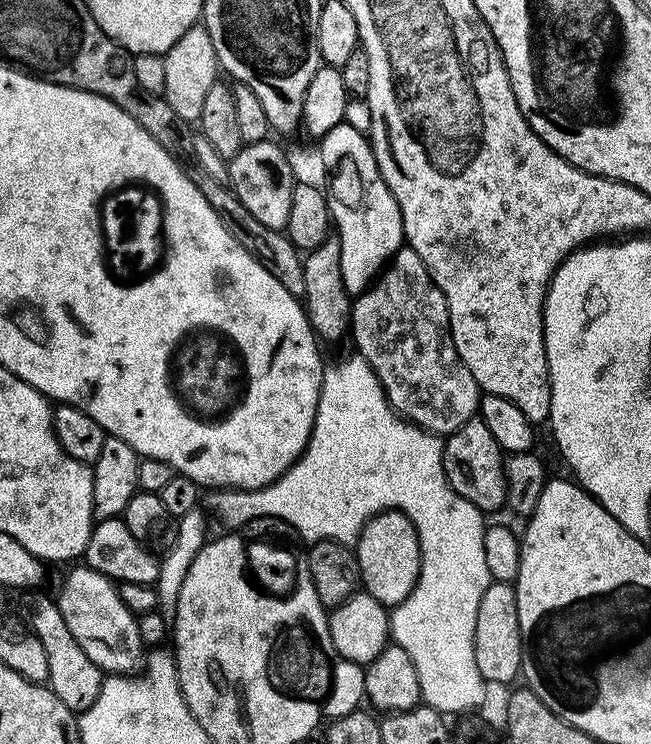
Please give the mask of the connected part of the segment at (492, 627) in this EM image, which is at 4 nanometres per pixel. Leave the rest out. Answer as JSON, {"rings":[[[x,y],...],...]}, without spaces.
{"rings":[[[489,583],[475,618],[475,661],[487,683],[504,684],[521,673],[521,627],[518,626],[516,589],[511,583]]]}

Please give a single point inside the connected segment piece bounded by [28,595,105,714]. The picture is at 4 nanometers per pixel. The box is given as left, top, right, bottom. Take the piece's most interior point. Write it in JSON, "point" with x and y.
{"point":[75,679]}

